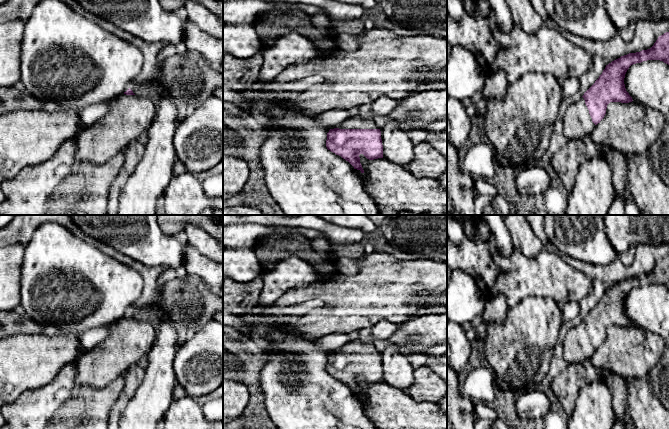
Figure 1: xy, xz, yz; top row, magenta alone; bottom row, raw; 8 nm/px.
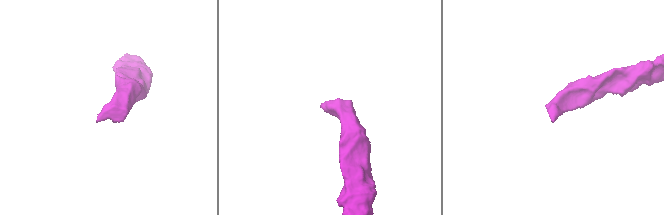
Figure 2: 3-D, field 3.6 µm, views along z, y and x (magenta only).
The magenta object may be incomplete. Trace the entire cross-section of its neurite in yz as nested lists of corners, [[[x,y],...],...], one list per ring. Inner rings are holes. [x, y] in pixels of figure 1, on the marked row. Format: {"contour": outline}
{"contour": [[[669,32],[659,36],[650,49],[629,53],[606,65],[584,95],[578,95],[568,106],[563,116],[564,136],[571,141],[591,135],[610,102],[632,102],[625,88],[625,74],[631,65],[647,60],[660,60],[669,65]]]}

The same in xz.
{"contour": [[[371,115],[349,117],[334,129],[330,129],[326,147],[361,173],[364,173],[364,170],[360,163],[360,154],[369,160],[383,158],[381,131]]]}

